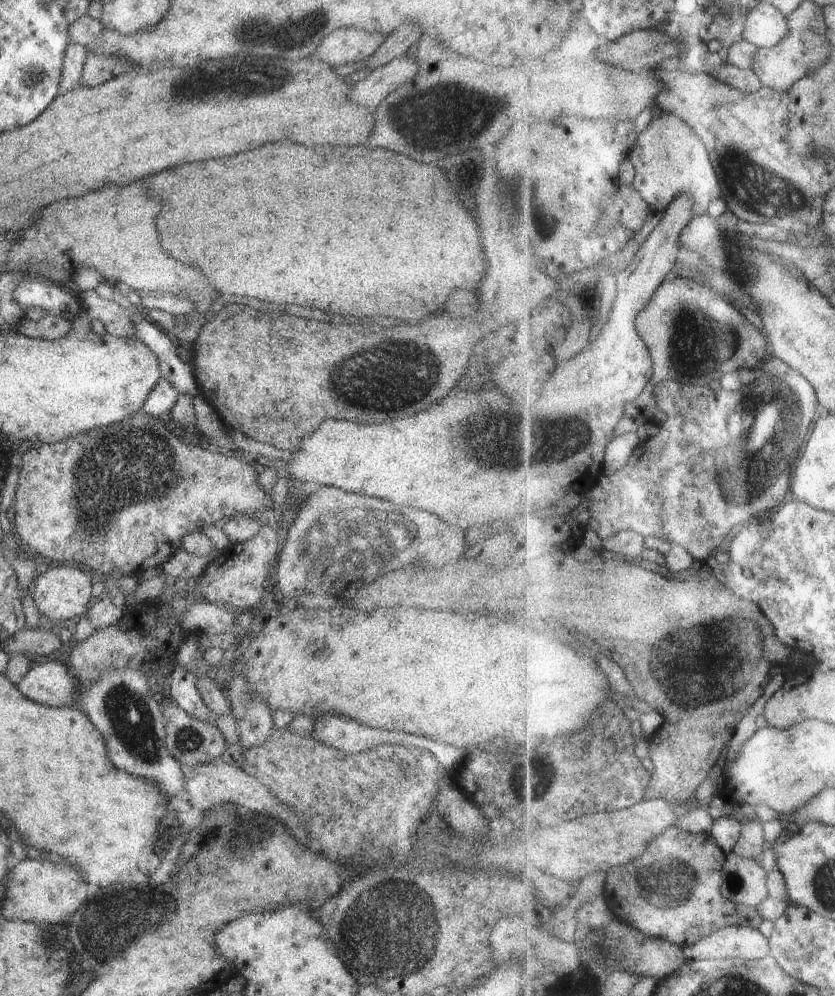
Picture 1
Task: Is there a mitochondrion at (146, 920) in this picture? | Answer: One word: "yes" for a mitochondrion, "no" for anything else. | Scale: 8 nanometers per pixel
yes

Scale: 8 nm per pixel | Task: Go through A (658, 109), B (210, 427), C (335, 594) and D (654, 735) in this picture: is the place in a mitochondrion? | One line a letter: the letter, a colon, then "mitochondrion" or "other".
A: other
B: other
C: other
D: other

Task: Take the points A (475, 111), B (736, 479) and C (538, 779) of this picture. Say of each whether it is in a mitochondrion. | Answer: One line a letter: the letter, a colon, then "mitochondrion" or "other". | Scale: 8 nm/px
A: mitochondrion
B: mitochondrion
C: mitochondrion

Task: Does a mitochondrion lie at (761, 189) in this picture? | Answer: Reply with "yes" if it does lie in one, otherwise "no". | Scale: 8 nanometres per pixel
yes

